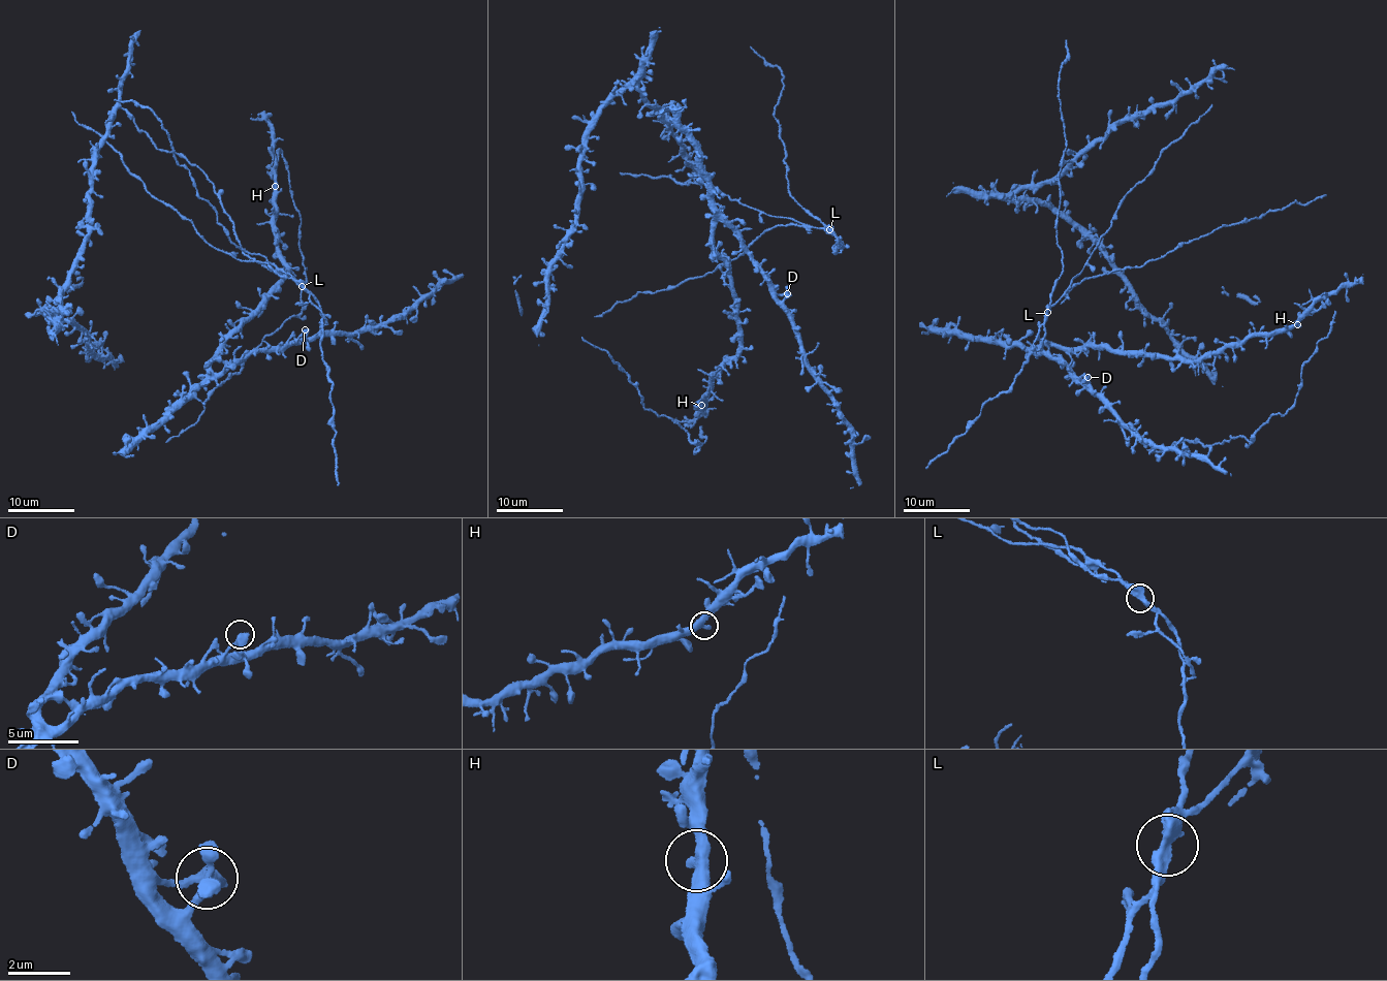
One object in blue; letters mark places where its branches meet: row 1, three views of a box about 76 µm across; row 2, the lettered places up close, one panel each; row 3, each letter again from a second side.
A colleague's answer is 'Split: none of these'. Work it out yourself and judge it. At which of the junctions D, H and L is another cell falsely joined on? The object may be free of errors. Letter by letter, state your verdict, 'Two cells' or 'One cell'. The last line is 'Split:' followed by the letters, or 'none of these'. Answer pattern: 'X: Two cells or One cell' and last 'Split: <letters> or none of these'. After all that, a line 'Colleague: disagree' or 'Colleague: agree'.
D: One cell
H: One cell
L: Two cells
Split: L
Colleague: disagree

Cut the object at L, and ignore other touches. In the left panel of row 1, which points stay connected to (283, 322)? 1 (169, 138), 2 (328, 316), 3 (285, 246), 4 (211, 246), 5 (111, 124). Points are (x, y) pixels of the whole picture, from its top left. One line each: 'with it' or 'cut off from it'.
1: with it
2: cut off from it
3: with it
4: cut off from it
5: with it

